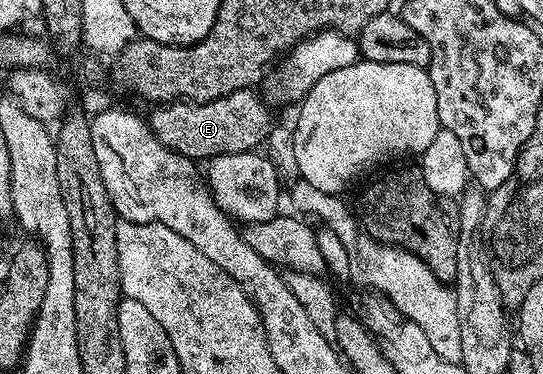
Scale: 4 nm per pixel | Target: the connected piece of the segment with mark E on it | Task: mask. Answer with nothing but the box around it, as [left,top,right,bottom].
[146,90,274,161]

